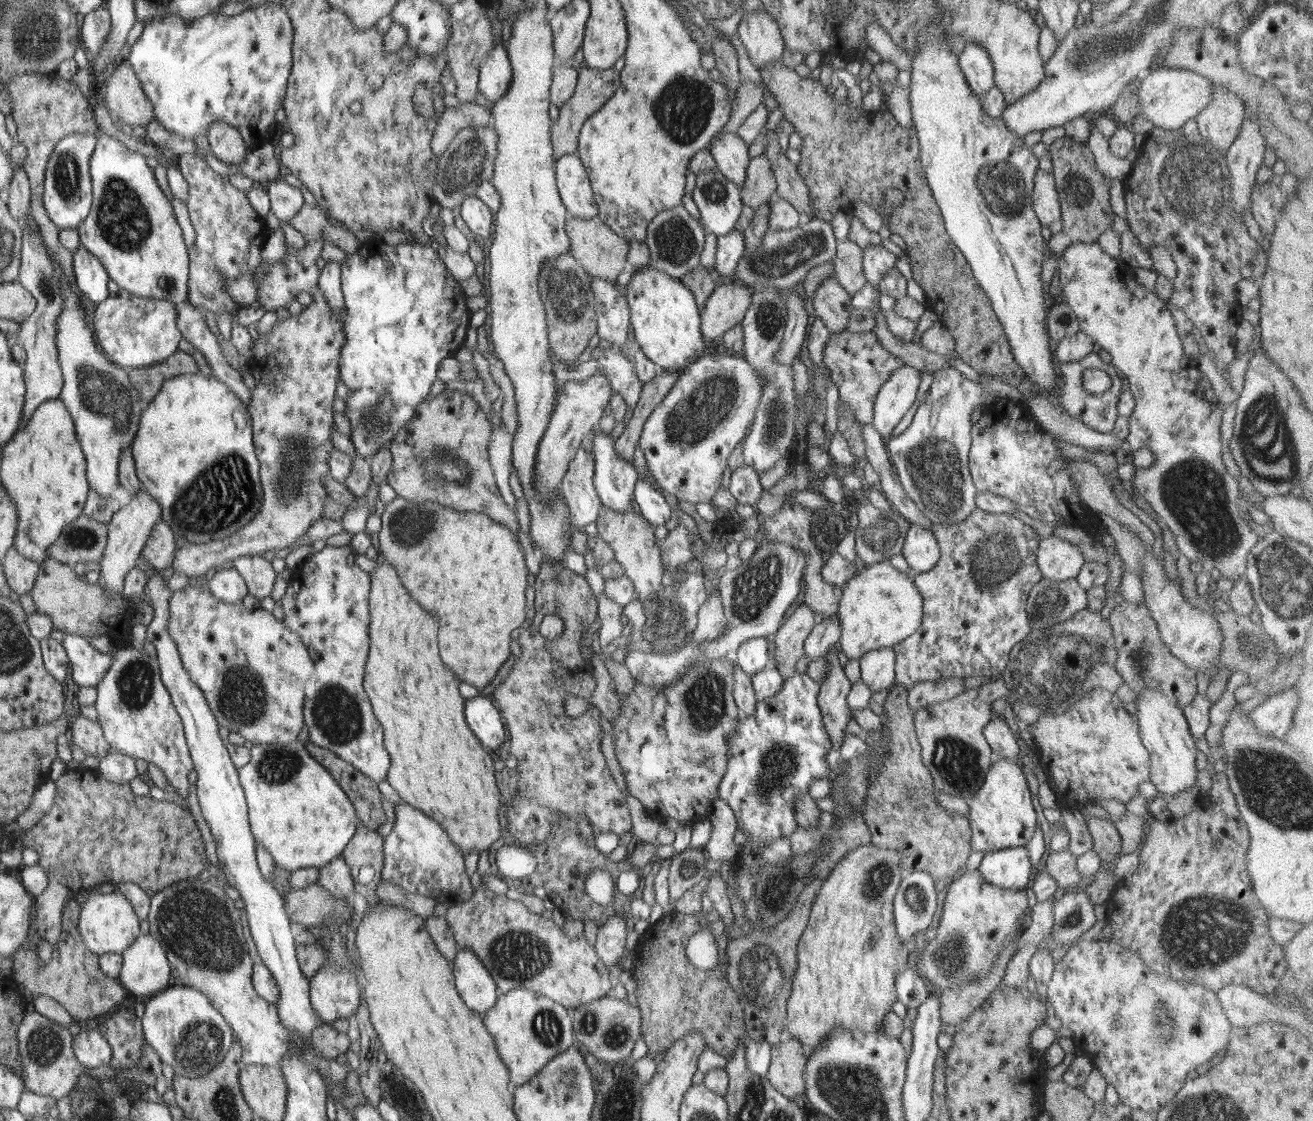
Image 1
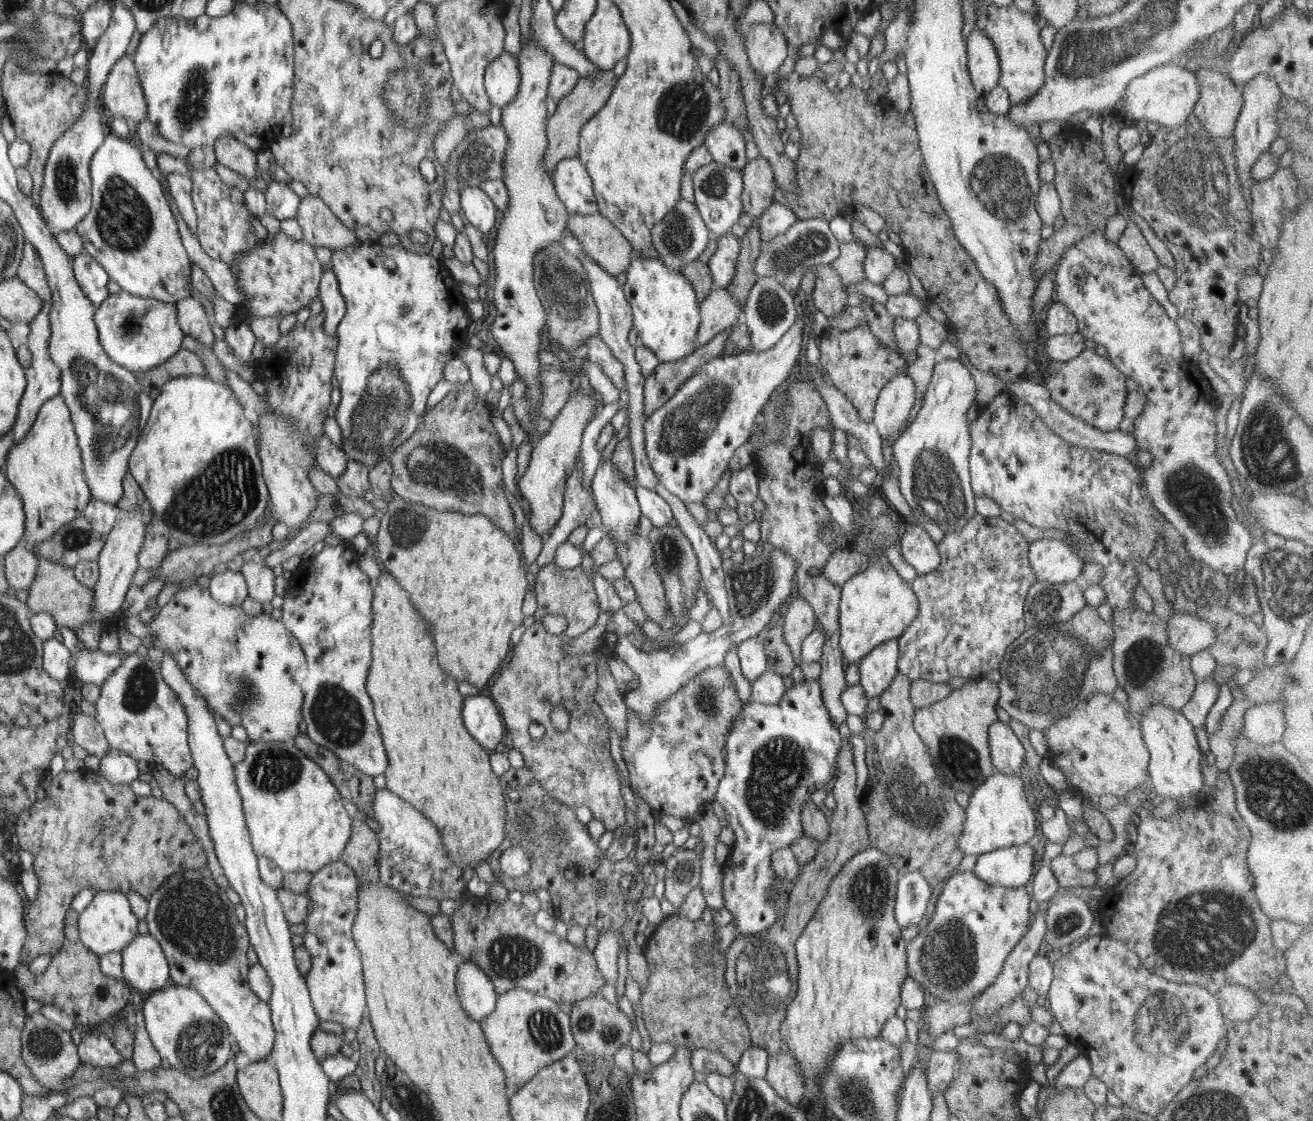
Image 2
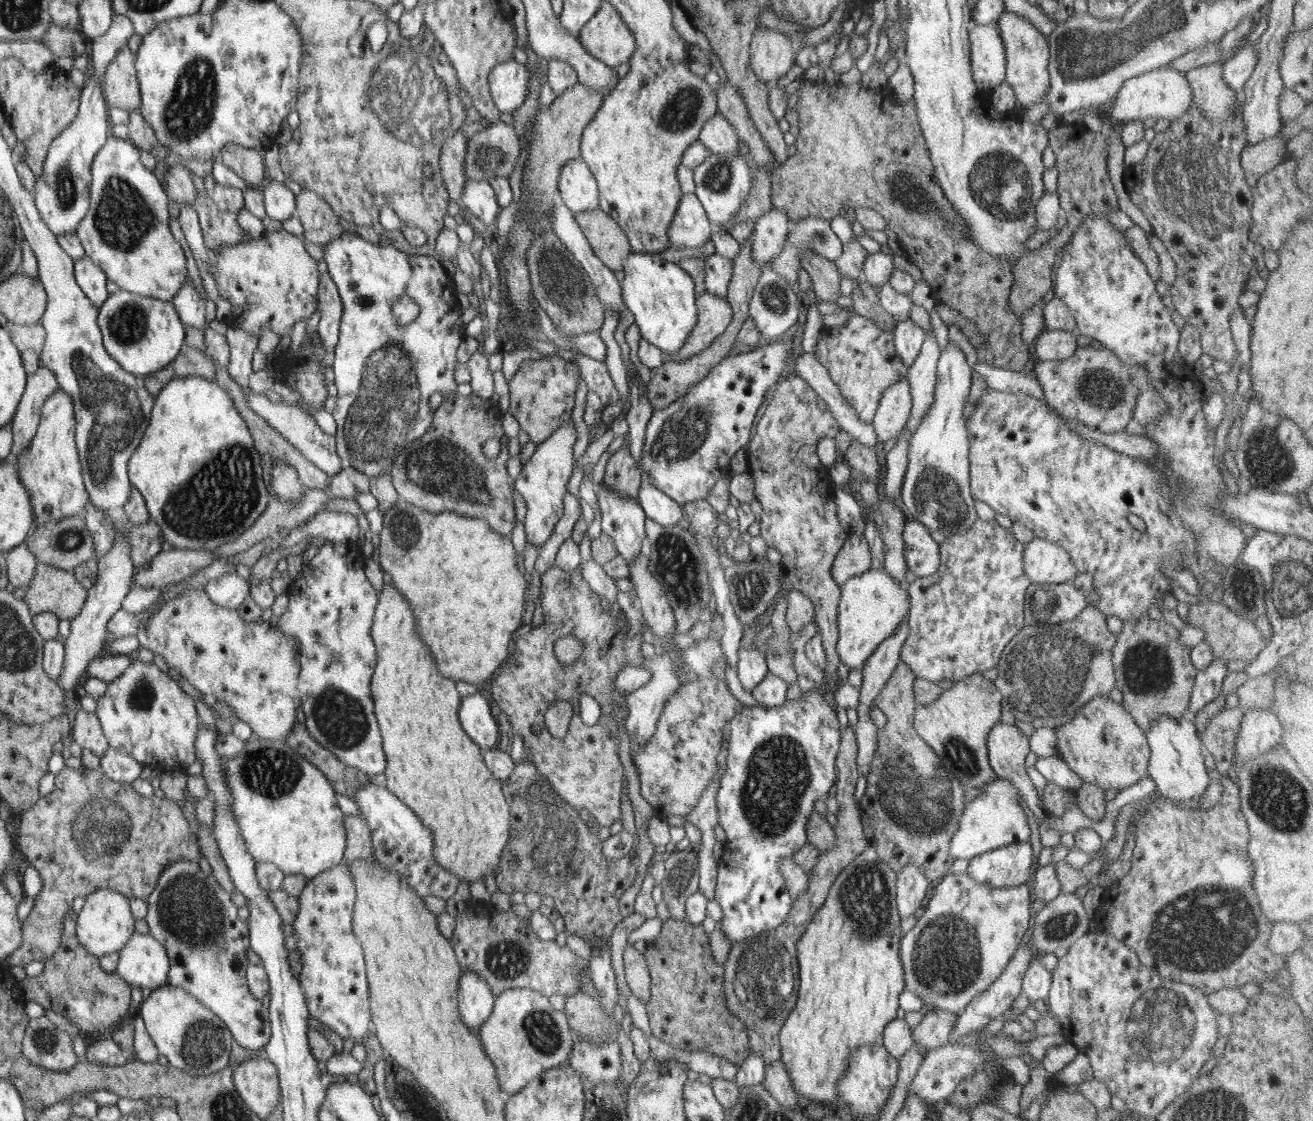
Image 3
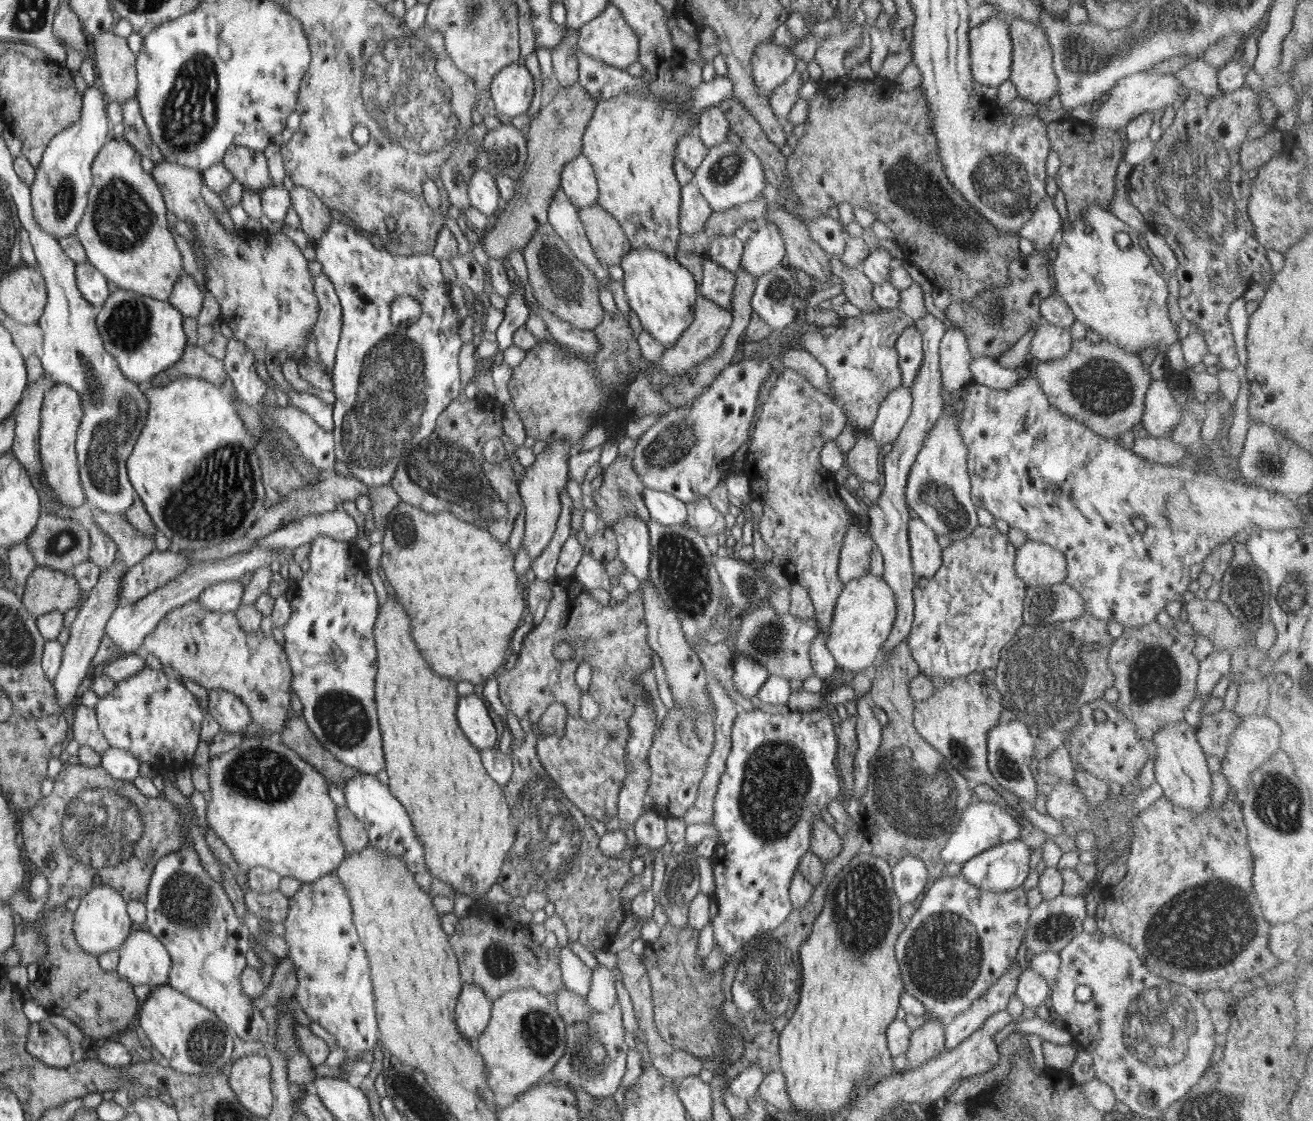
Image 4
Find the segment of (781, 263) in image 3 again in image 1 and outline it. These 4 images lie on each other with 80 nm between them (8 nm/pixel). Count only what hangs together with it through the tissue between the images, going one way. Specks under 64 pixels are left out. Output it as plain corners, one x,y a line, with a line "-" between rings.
821,218
803,220
797,227
785,231
770,231
763,236
760,246
754,250
746,250
738,261
735,276
731,283
752,286
772,287
788,290
796,286
806,273
816,266
833,260
837,253
837,239
832,234
830,222

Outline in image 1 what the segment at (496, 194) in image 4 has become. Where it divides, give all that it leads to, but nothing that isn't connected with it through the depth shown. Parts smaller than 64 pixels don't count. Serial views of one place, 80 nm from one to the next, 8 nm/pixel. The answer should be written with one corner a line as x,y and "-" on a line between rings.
476,194
466,197
457,213
474,234
489,241
493,234
494,212
482,199

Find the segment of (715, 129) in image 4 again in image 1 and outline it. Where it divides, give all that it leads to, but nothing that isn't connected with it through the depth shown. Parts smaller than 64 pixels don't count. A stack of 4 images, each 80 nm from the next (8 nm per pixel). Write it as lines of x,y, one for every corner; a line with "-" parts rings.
718,132
711,140
709,150
715,158
715,164
740,190
746,180
746,171
750,162
749,145
736,133

